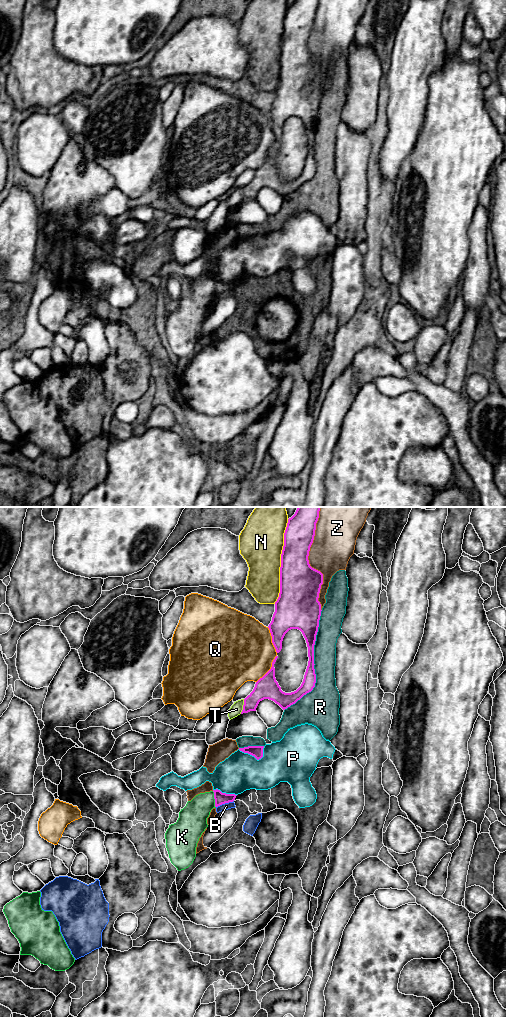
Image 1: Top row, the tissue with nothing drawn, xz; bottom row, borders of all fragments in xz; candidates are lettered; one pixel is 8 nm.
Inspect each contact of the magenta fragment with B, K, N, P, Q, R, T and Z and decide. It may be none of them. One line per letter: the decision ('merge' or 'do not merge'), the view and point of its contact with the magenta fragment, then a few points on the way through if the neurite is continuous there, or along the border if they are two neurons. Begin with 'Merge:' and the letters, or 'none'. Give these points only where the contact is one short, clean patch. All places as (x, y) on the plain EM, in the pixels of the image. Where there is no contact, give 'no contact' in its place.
Merge: none
B: do not merge; meets magenta in xz at (224, 291)
K: do not merge; meets magenta in xz at (214, 286); border along xz (212, 279), (215, 295)
N: do not merge; meets magenta in xz at (281, 49)
P: do not merge; meets magenta in xz at (255, 245)
Q: do not merge; meets magenta in xz at (270, 157)
R: do not merge; meets magenta in xz at (314, 152)
T: do not merge; meets magenta in xz at (243, 194)
Z: do not merge; meets magenta in xz at (308, 51)

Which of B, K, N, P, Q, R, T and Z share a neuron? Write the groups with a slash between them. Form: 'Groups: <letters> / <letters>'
Groups: B / K / N / P / Q / R / T / Z

